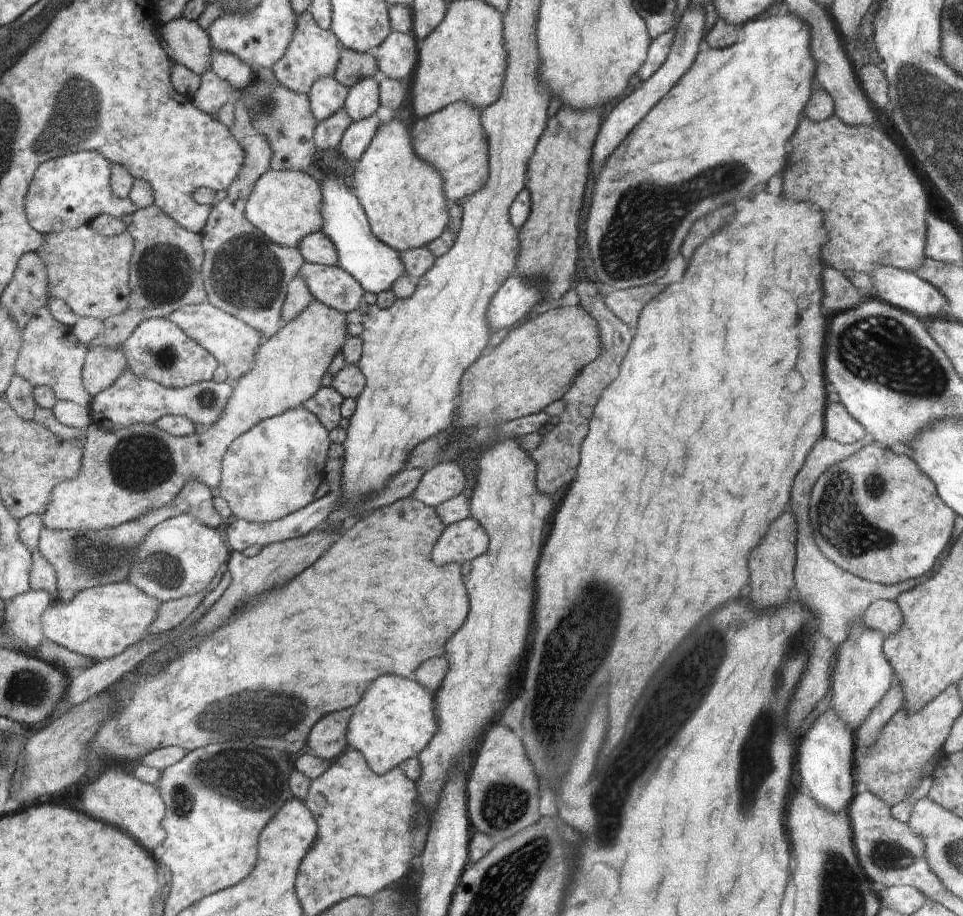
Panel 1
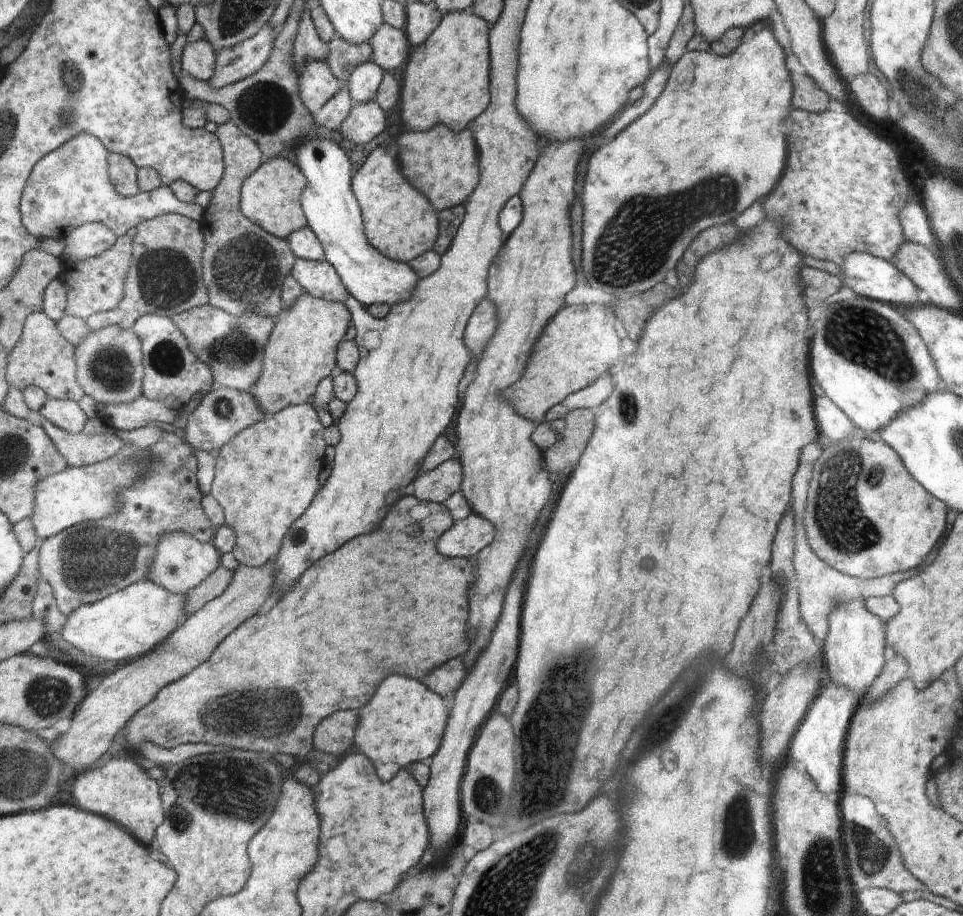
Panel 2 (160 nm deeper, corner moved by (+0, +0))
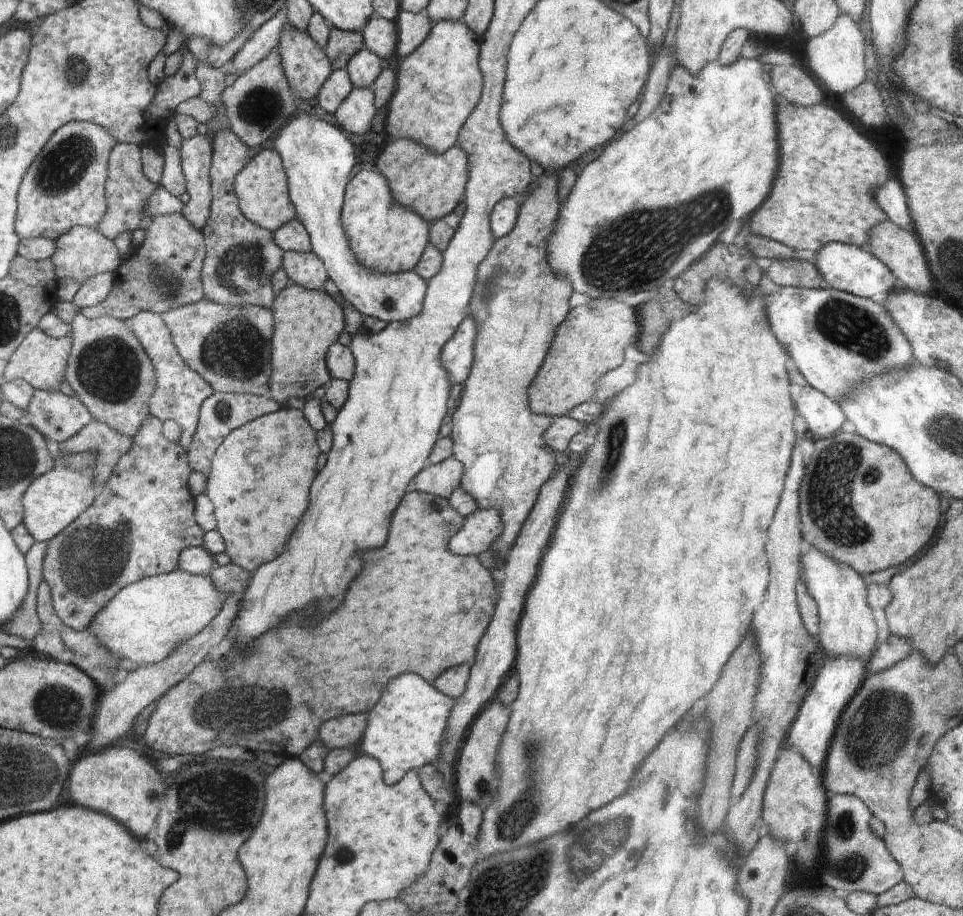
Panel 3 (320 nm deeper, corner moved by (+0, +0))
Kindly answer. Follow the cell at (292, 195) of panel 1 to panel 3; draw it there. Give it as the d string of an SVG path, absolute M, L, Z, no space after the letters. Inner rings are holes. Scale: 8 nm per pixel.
M264 148L253 156L246 164L246 168L236 176L234 191L244 217L272 234L284 224L290 224L292 220L297 219L296 209L288 190L288 177L280 155L275 149Z

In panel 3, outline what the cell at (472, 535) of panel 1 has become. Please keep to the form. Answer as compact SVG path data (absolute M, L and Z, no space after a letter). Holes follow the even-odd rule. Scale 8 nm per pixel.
M478 509L473 515L465 517L462 528L449 541L449 548L456 555L479 556L490 549L503 531L504 525L498 510Z

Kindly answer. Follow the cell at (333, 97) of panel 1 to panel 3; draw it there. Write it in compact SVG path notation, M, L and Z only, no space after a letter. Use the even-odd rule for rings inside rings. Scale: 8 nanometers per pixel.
M289 22L284 24L282 36L279 42L280 56L282 56L282 68L292 93L298 94L302 100L310 100L318 96L322 84L332 74L332 62L329 56L316 41L312 40L308 33L296 30Z

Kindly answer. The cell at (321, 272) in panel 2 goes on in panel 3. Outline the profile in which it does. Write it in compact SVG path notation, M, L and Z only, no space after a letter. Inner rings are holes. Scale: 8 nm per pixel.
M313 251L285 252L282 269L288 274L291 283L304 289L324 291L324 284L329 278L324 262Z

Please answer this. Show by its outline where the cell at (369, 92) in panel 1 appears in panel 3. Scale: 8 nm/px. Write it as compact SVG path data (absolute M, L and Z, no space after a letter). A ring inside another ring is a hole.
M362 47L348 60L346 70L353 88L369 88L382 72L382 60Z

